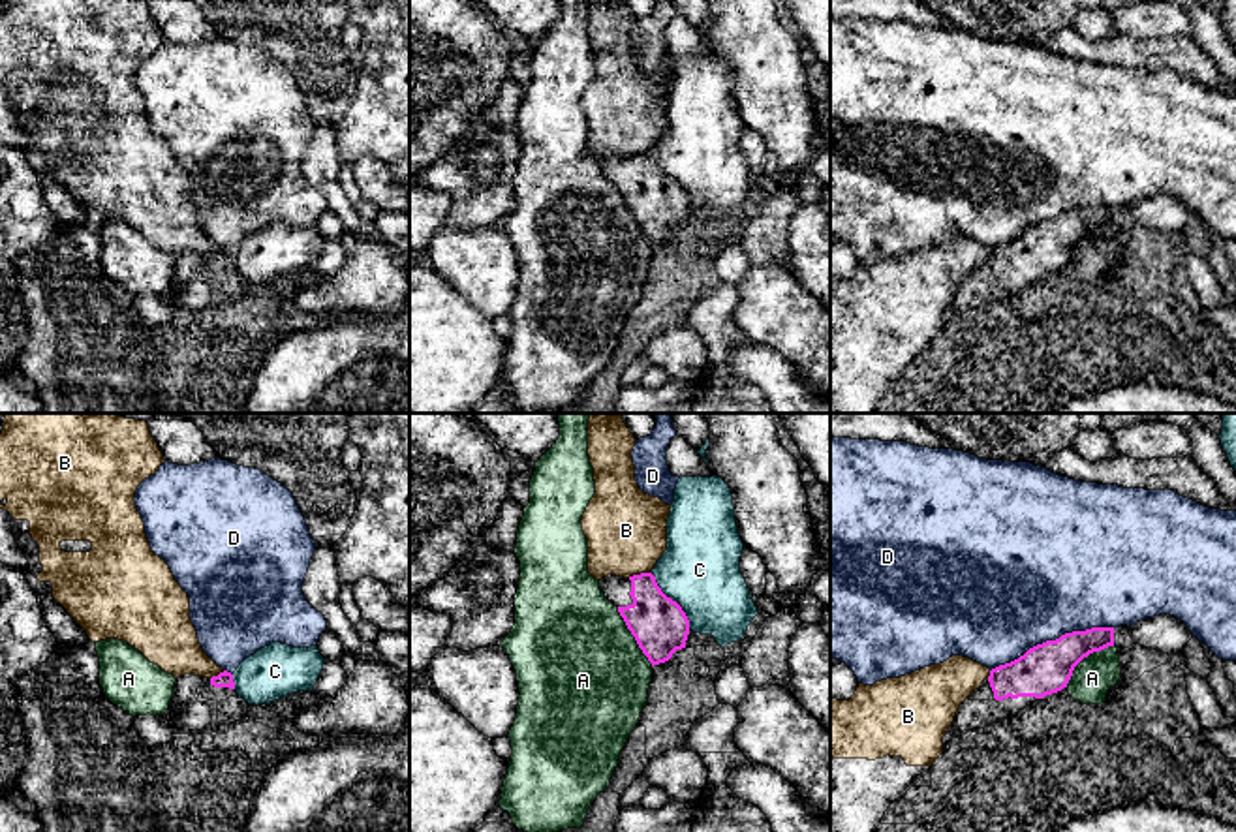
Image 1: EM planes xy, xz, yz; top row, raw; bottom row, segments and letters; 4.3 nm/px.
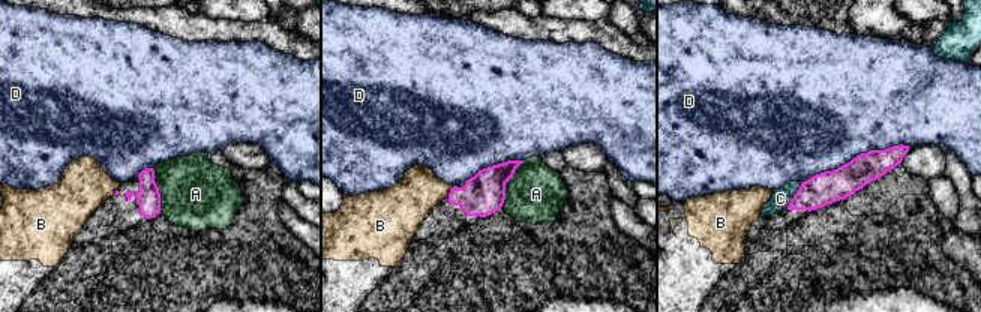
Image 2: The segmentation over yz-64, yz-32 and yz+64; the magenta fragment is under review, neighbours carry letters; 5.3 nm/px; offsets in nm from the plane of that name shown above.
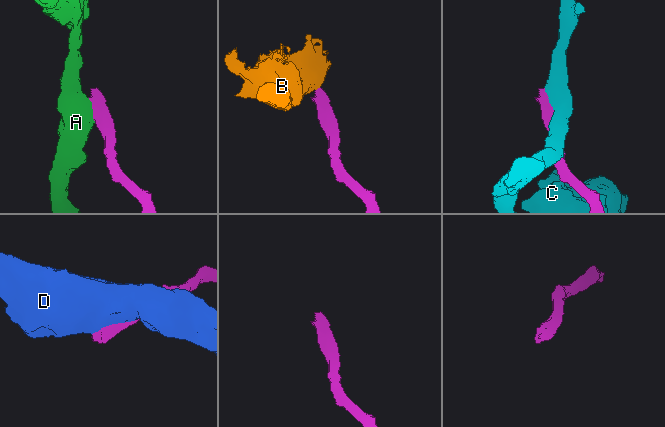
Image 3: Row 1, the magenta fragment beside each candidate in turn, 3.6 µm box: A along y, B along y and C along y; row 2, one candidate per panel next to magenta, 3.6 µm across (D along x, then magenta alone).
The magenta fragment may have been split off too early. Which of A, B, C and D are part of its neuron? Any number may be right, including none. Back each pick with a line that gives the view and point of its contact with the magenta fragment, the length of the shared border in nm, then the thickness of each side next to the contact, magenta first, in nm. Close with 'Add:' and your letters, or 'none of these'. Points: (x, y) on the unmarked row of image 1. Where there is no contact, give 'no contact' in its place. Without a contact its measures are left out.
Add: none of these

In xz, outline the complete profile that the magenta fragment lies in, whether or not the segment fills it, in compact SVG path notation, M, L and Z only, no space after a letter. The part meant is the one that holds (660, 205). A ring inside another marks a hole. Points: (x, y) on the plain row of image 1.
M652 152L629 158L607 154L599 167L618 188L652 246L686 227L689 199L682 186L661 171Z

